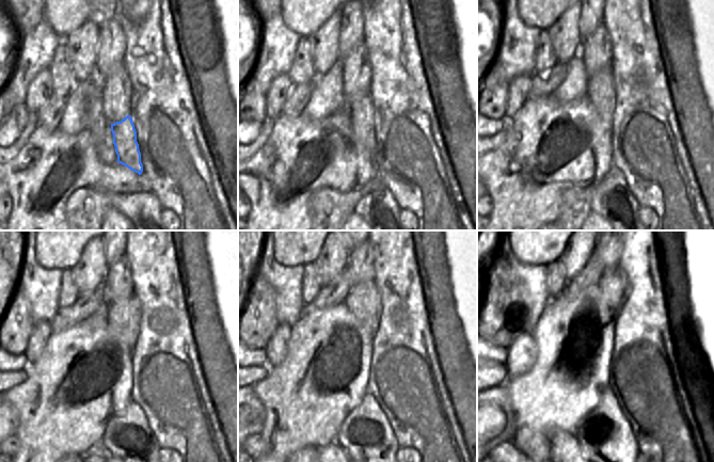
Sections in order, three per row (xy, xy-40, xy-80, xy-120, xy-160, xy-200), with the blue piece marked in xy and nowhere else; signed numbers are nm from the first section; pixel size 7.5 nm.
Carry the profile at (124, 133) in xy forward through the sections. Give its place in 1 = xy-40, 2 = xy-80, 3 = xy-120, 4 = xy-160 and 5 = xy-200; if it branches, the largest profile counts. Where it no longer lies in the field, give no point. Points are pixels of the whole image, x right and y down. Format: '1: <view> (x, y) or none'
1: xy-40 (361, 111)
2: xy-80 (601, 88)
3: xy-120 (124, 318)
4: xy-160 (363, 301)
5: xy-200 (613, 284)

